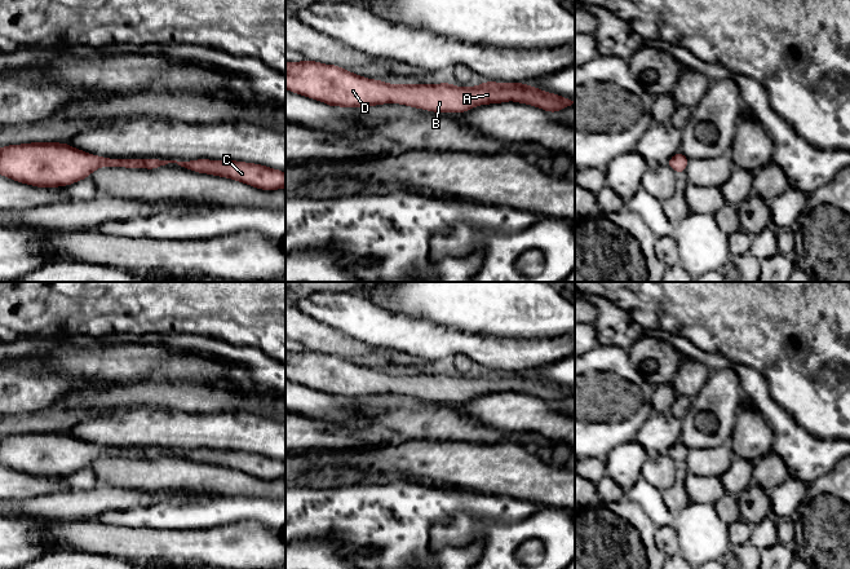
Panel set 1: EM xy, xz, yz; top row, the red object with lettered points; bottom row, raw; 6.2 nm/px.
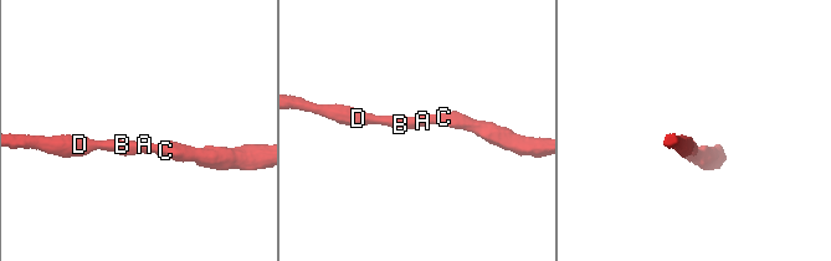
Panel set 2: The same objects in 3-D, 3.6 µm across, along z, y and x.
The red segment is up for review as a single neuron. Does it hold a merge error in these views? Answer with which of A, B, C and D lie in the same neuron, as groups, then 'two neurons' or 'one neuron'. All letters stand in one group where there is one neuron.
A B C D; one neuron

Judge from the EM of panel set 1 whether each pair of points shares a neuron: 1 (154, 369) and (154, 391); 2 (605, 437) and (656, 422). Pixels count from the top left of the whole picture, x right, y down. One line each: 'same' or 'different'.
1: different
2: different

